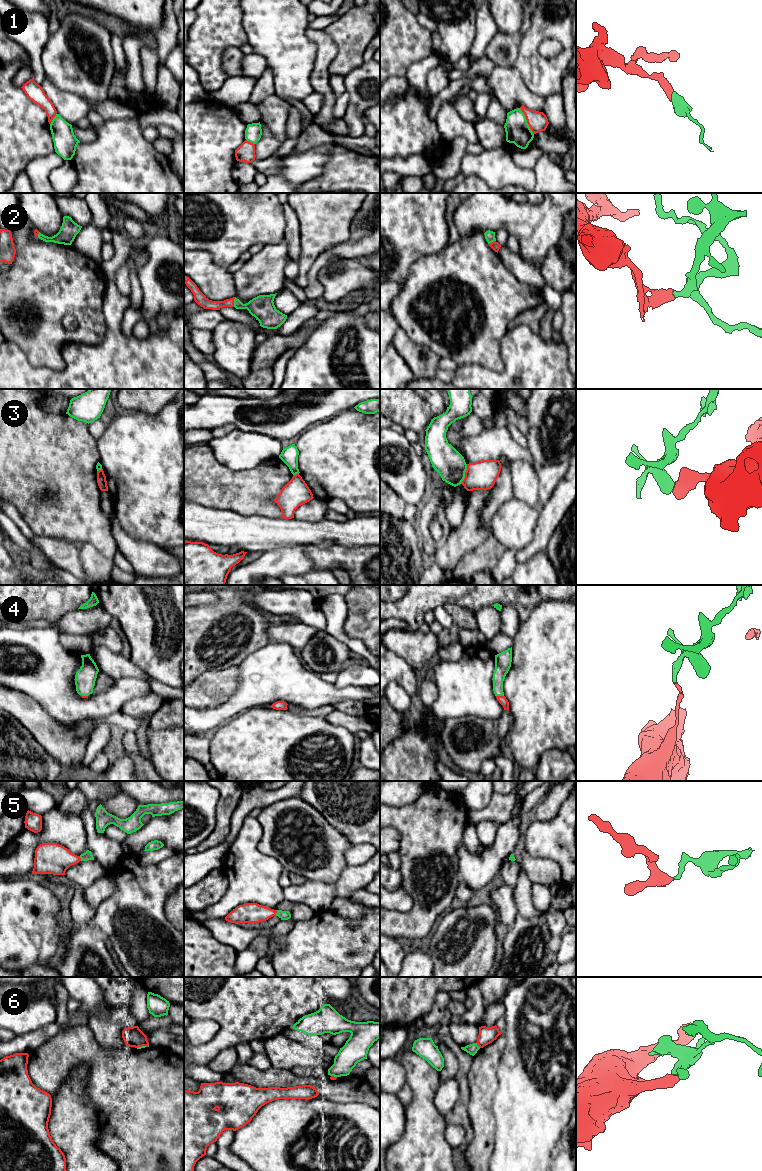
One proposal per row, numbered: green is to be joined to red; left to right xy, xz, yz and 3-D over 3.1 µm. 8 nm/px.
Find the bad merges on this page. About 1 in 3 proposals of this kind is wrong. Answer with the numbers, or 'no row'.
1, 3, 6

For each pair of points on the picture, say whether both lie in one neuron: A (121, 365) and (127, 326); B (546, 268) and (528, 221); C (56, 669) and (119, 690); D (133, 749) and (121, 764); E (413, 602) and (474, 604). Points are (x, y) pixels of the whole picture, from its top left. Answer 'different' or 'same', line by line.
A: different
B: different
C: same
D: different
E: same

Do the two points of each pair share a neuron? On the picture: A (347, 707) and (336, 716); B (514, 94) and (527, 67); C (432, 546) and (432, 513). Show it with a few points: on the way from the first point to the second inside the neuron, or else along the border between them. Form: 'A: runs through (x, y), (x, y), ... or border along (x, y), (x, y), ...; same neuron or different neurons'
A: border along (336, 708), (352, 715), (360, 716); different neurons
B: border along (513, 66), (524, 84), (537, 95); different neurons
C: runs through (427, 538), (426, 521); same neuron

